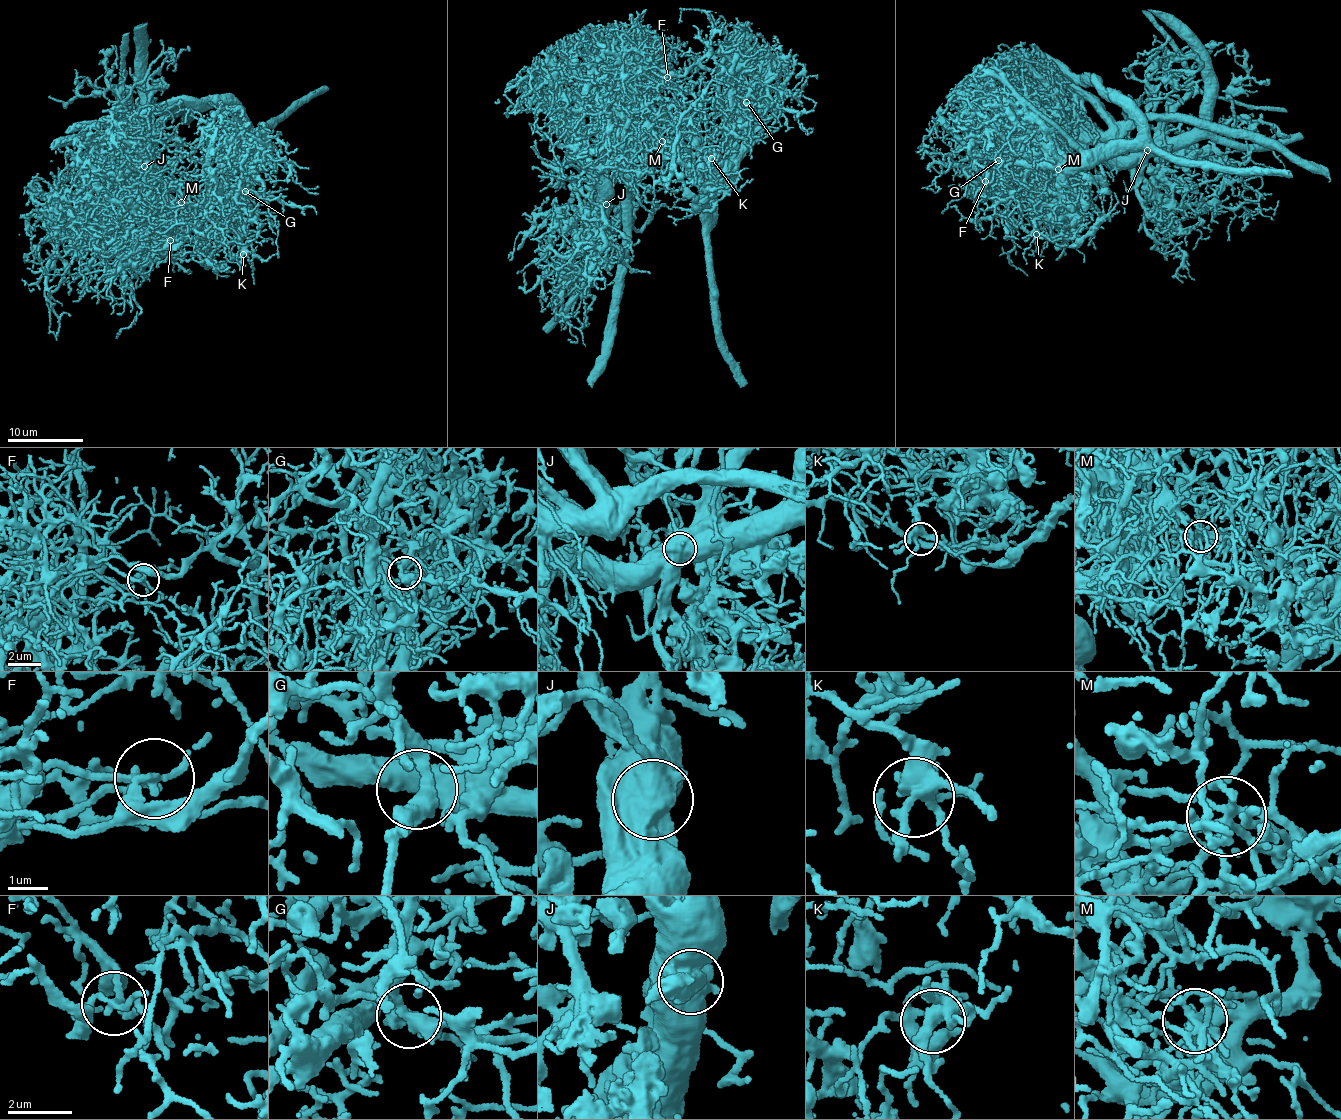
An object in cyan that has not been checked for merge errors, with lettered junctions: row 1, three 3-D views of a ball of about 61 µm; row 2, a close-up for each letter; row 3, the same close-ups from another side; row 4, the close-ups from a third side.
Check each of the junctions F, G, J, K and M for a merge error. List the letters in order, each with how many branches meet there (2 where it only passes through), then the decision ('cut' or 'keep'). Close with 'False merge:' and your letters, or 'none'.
F: 4 branches meet; cut
G: 3 branches meet; keep
J: 1 branches meet; cut
K: 5 branches meet; keep
M: 7 branches meet; cut
False merge: F, J, M

